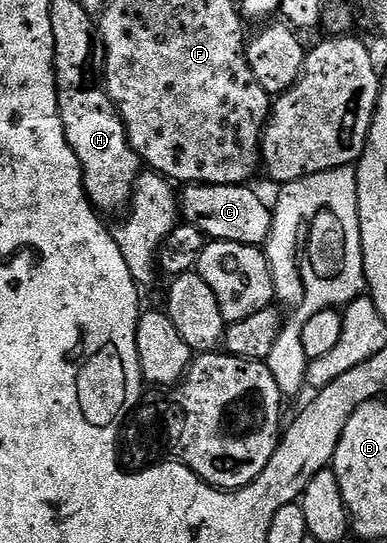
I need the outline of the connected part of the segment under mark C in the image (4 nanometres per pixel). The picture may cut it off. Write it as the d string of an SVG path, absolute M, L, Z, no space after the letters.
M191 184L186 187L187 191L181 194L181 218L184 223L199 229L208 239L217 242L236 242L237 244L249 244L250 246L262 247L271 234L272 207L267 206L250 190L250 185L238 186L204 186Z

